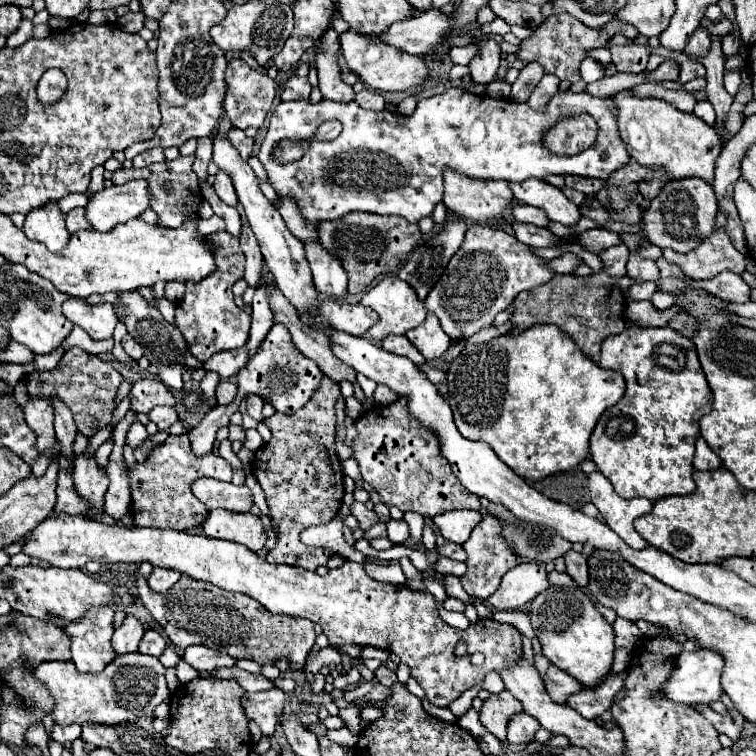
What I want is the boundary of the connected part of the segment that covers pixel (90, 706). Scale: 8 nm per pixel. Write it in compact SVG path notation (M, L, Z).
M127 653L119 655L113 663L109 663L97 675L85 675L75 669L71 661L45 661L35 669L35 677L41 679L55 697L55 709L51 713L53 721L59 725L71 723L135 723L135 719L155 717L153 711L157 705L171 697L167 681L165 681L165 667L159 663L157 657L143 655L143 653Z

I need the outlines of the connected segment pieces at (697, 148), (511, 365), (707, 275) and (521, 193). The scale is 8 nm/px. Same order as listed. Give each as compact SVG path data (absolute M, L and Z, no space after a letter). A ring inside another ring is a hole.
M629 91L617 93L615 103L619 107L619 133L627 145L629 155L637 163L649 169L663 169L669 179L699 177L707 179L707 183L713 183L715 159L723 149L723 143L713 127L695 115L681 113L661 99L639 99Z
M535 325L519 335L495 337L481 345L467 345L447 371L447 399L453 409L455 425L465 439L485 441L497 457L517 475L529 481L569 471L589 457L589 437L605 409L615 405L625 393L625 379L619 371L601 369L585 357L567 335L555 325ZM501 369L507 373L501 391Z
M725 229L713 231L713 235L707 237L703 245L691 253L681 255L665 249L665 259L679 263L683 271L693 279L711 279L725 269L735 273L745 271L745 255L733 247Z
M525 179L523 183L509 183L513 197L521 205L533 205L547 213L551 221L575 225L579 221L579 207L571 203L559 187L553 187L541 179Z

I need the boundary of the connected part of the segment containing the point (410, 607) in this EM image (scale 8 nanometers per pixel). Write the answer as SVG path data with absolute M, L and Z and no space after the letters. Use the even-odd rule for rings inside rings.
M55 513L47 515L33 531L29 531L23 537L23 541L25 541L23 543L25 555L45 559L51 565L61 567L61 569L73 569L73 567L83 569L85 563L89 563L89 561L97 561L97 563L117 563L117 561L143 563L143 561L149 561L151 565L157 565L157 567L177 569L183 575L189 575L189 577L201 579L201 581L209 581L221 589L245 593L245 595L253 597L255 601L259 601L271 613L305 617L305 619L321 625L321 629L327 635L331 645L359 645L359 647L371 645L371 647L395 653L403 663L409 665L411 677L417 679L417 683L425 689L427 699L437 707L449 707L463 691L481 685L489 671L501 673L503 667L515 665L523 653L523 645L521 645L523 635L513 625L499 623L495 619L477 619L465 631L455 629L439 617L437 601L431 593L413 591L407 585L391 585L391 583L375 581L365 573L361 563L345 561L341 567L331 569L325 577L321 577L313 571L307 571L301 567L273 565L273 563L265 561L263 557L255 555L251 549L247 549L239 543L233 543L233 541L211 539L207 535L193 535L193 533L171 531L171 529L139 529L139 527L123 527L123 525L121 527L119 525L107 527L97 521L83 519L81 515L55 515ZM461 639L467 641L467 655L465 657L453 655L455 643ZM473 653L481 653L485 657L481 665L471 663Z

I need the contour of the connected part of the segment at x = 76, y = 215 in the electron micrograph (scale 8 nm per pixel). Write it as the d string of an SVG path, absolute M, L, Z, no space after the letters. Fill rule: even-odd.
M77 207L77 209L73 209L73 211L67 213L67 231L69 233L77 233L79 229L89 229L89 227L91 225L87 223L83 207Z

